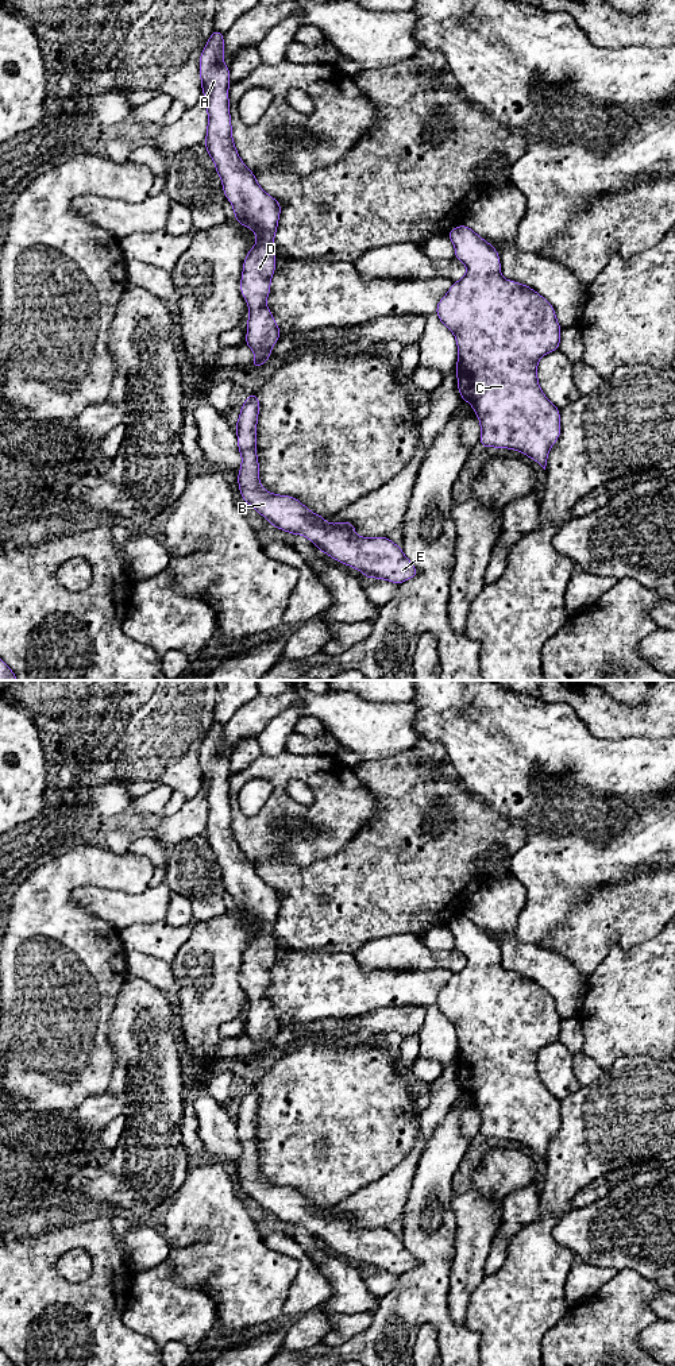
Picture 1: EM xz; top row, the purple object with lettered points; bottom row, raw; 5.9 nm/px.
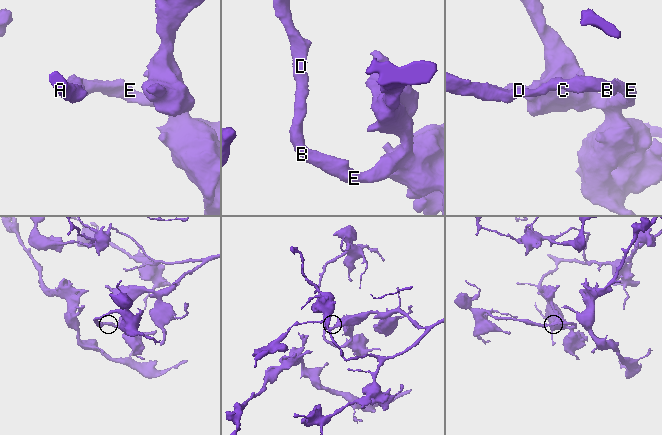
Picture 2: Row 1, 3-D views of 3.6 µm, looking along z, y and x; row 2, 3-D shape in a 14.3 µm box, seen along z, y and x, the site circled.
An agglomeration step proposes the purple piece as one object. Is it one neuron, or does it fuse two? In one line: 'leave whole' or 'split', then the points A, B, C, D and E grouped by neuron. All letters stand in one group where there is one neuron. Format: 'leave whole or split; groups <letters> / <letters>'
leave whole; groups A B C D E

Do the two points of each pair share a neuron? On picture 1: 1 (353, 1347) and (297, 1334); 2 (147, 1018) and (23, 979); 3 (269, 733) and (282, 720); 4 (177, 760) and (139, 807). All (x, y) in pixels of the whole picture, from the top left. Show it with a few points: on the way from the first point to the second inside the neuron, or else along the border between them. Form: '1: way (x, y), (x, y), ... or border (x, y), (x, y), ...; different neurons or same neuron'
1: border (321, 1342), (309, 1349), (290, 1350); different neurons
2: border (126, 977), (111, 1014), (108, 1038); different neurons
3: way (272, 730), (280, 722); same neuron
4: border (173, 790), (158, 784), (143, 794); different neurons

